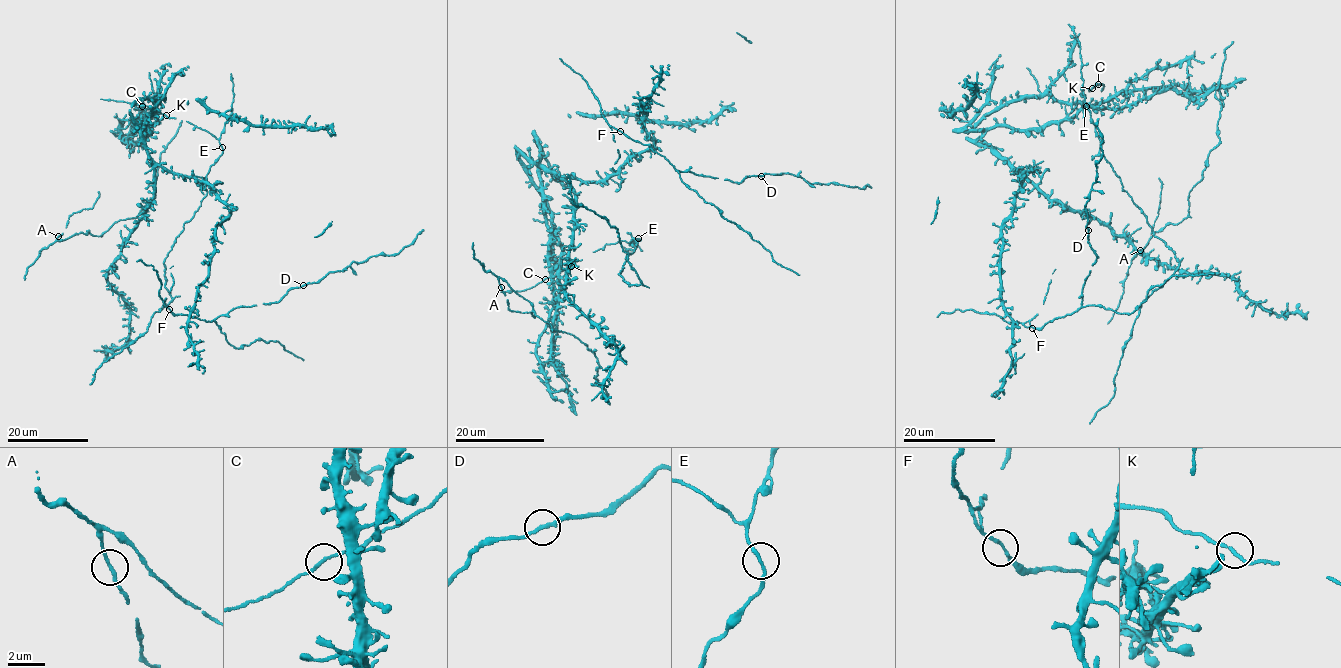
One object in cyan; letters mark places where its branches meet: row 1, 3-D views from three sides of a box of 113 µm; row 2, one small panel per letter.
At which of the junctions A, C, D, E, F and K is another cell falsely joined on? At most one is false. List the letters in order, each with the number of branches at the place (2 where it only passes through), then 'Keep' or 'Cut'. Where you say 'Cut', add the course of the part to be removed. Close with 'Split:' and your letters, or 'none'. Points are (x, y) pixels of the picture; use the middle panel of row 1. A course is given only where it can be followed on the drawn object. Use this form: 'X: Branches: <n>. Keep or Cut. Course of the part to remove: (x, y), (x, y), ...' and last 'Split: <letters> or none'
A: Branches: 2. Keep
C: Branches: 2. Keep
D: Branches: 2. Keep
E: Branches: 2. Keep
F: Branches: 2. Keep
K: Branches: 2. Keep
Split: none

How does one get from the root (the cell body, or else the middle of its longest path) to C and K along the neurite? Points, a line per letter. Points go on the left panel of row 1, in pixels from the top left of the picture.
C: (136, 123), (130, 109), (142, 99), (150, 98), (156, 103), (154, 124), (165, 116), (141, 105)
K: (136, 123), (130, 109), (142, 99), (150, 98), (156, 103), (157, 120), (154, 124), (159, 123), (166, 115)

